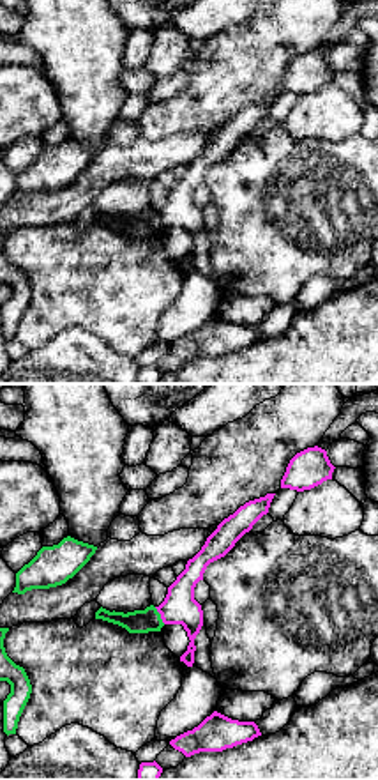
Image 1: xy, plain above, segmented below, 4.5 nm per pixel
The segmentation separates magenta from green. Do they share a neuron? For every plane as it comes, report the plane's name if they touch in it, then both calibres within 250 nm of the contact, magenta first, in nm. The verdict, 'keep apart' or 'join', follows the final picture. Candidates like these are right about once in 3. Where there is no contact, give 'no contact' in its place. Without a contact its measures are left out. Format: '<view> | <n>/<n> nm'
xy | 160/110 nm

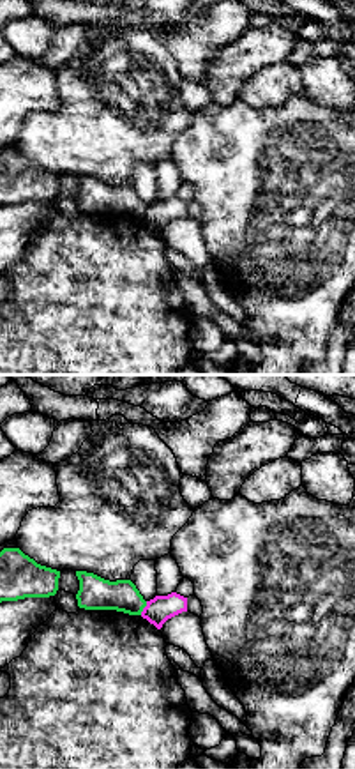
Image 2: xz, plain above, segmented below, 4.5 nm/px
xz | 120/150 nm

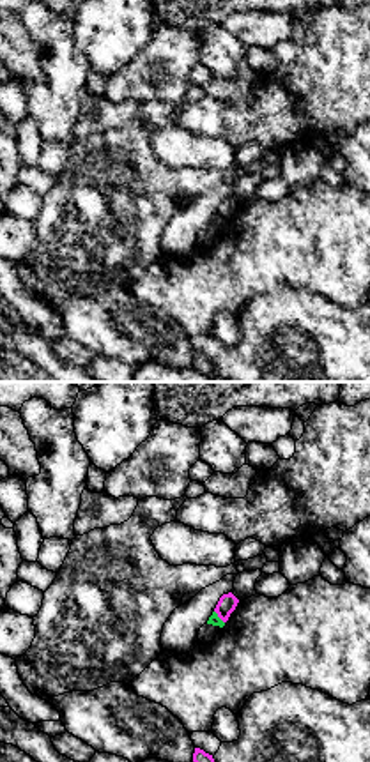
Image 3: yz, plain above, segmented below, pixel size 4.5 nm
yz | 90/50 nm

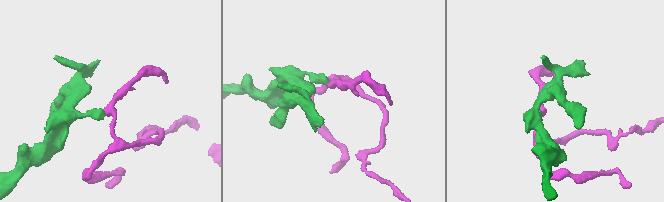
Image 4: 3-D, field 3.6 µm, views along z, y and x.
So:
keep apart

